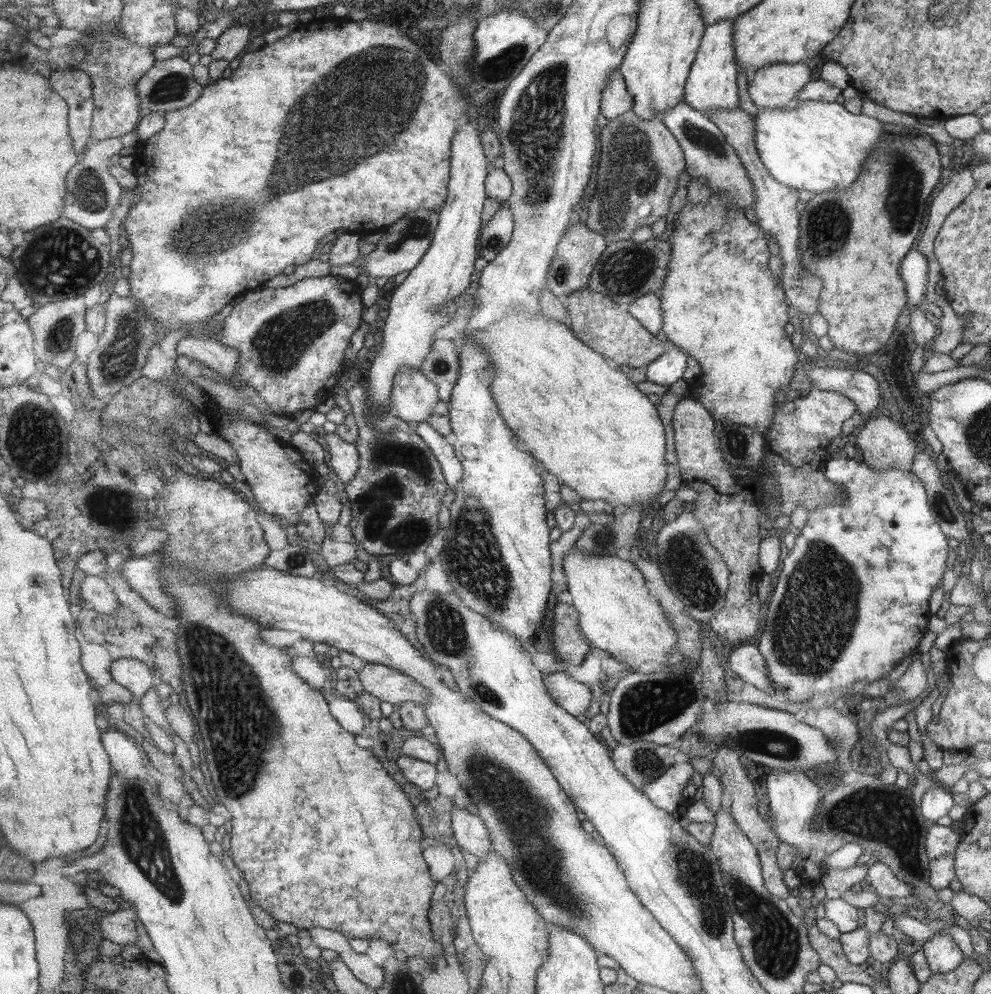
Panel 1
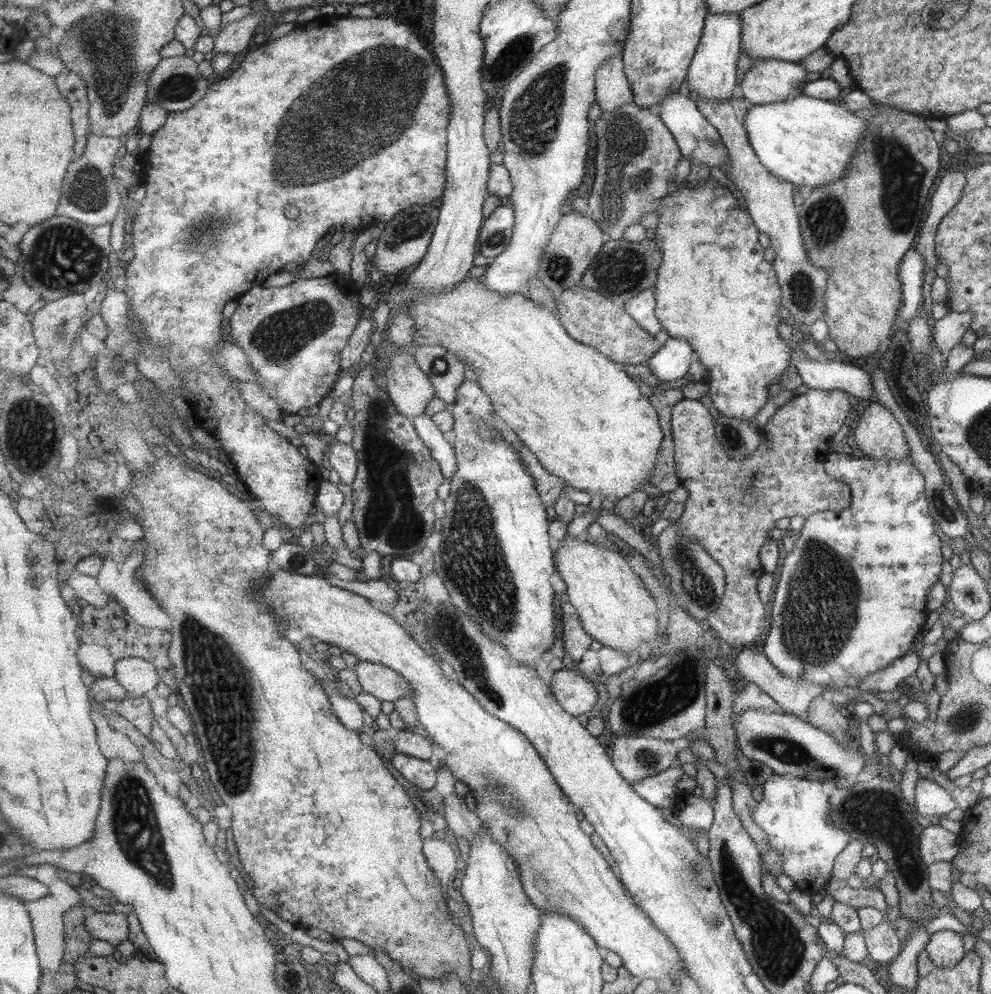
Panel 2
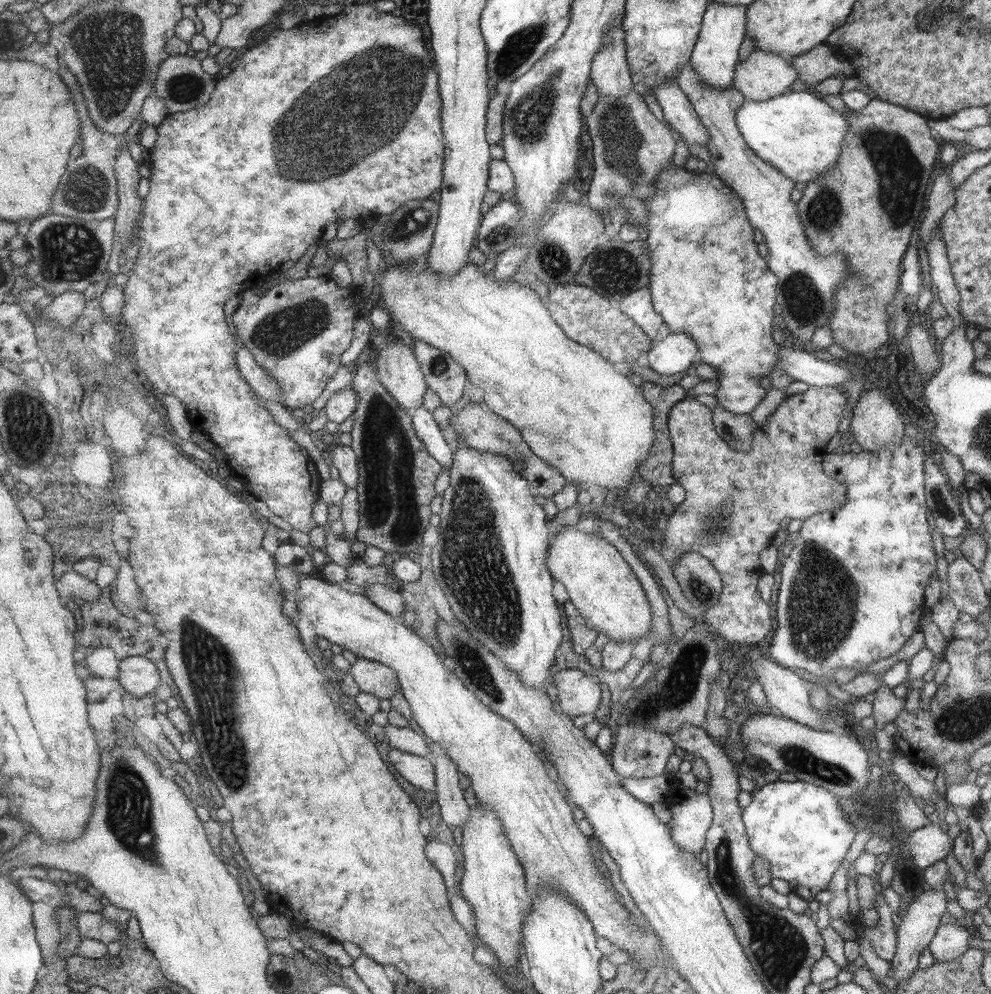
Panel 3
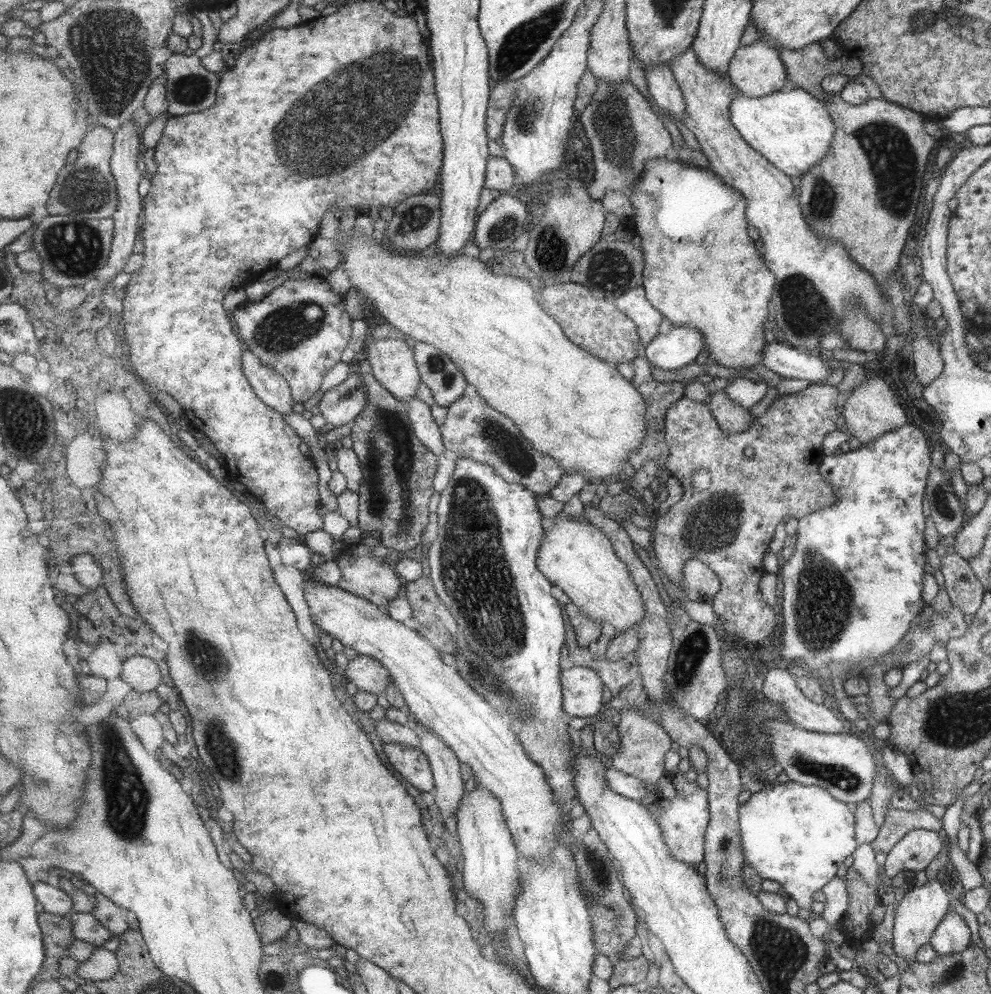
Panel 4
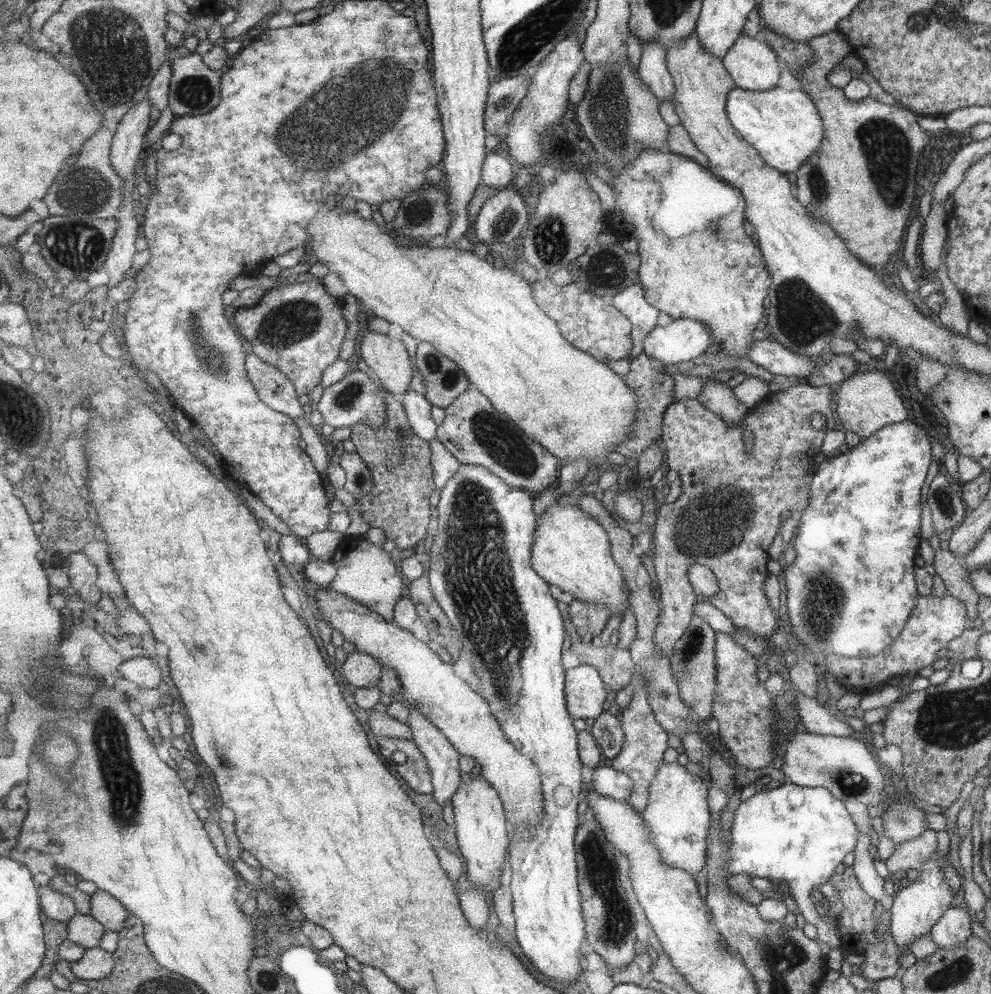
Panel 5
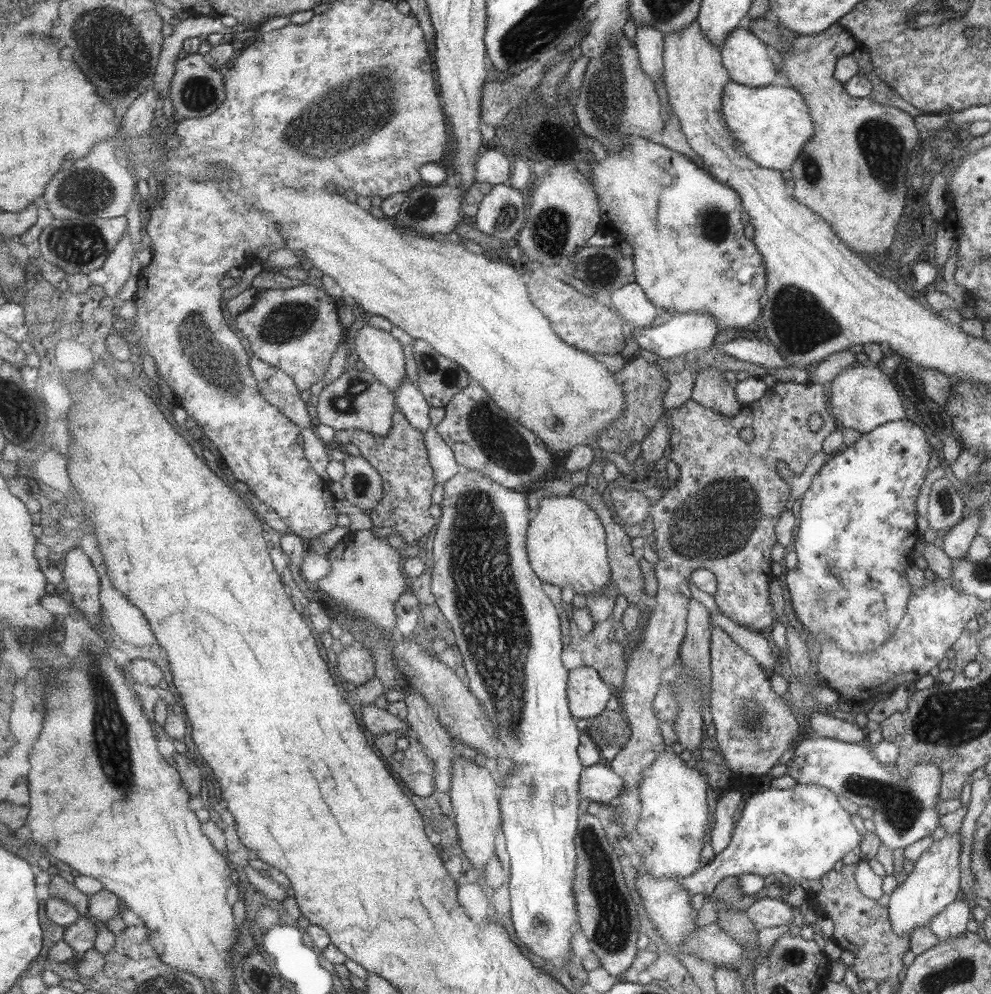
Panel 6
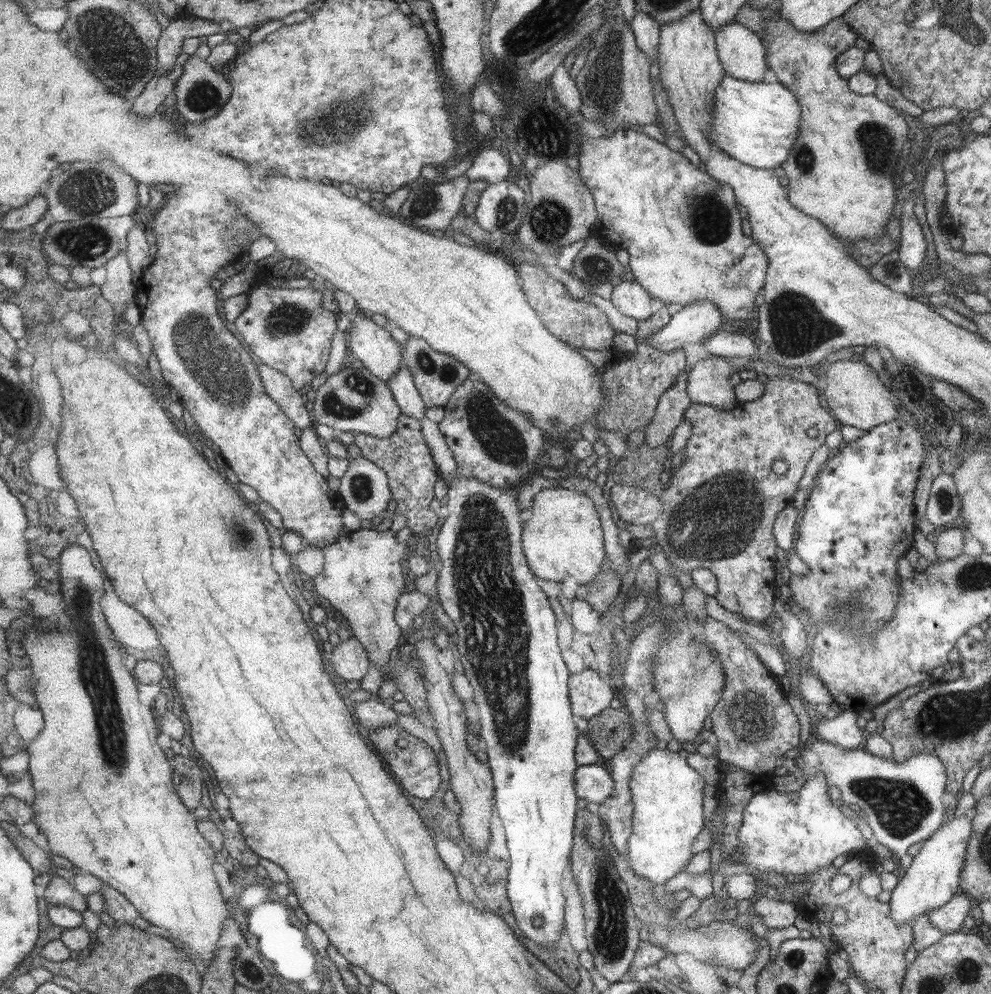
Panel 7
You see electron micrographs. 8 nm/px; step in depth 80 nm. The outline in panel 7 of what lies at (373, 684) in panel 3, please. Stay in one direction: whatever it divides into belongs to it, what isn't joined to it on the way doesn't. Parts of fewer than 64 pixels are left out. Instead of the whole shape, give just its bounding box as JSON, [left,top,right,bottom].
[330,636,373,683]

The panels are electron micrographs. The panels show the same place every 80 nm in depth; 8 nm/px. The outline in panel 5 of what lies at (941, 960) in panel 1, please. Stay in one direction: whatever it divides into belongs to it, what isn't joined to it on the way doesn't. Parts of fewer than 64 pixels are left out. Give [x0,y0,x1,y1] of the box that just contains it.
[929,906,973,949]

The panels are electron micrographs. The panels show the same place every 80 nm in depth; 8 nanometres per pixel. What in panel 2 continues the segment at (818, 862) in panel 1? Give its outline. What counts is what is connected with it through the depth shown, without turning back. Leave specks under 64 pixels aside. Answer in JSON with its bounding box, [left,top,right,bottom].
[751,773,851,898]

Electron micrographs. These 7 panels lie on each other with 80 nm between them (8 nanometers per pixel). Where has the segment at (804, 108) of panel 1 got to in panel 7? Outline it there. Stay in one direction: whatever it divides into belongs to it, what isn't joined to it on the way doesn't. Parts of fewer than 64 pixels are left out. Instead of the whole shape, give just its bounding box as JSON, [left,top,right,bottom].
[708,76,801,170]

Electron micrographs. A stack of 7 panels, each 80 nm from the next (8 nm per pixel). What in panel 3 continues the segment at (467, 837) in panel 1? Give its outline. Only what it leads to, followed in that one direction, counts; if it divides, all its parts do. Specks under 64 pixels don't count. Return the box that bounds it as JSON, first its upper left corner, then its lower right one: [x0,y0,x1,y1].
[432,751,469,829]

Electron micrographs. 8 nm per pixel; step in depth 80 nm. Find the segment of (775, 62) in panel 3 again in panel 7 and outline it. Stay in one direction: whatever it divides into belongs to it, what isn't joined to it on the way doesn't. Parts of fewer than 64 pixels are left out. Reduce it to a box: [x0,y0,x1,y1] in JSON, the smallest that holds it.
[714,22,767,82]

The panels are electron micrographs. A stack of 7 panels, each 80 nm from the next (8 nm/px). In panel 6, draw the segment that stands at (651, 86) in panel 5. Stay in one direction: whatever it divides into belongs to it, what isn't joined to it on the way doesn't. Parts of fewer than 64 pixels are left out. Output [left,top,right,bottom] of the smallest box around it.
[635,26,664,82]

